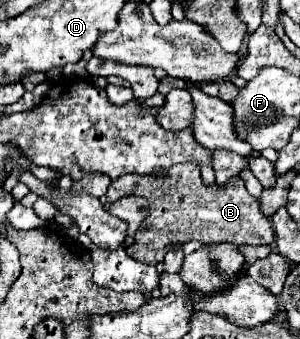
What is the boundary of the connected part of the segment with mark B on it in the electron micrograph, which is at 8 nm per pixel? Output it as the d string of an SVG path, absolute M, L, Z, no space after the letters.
M181 163L179 167L171 167L171 175L163 175L159 179L157 175L125 175L123 179L117 179L111 183L107 191L107 201L117 201L123 195L141 195L147 201L151 201L149 215L145 223L141 223L141 229L135 235L135 243L127 247L127 255L131 255L137 261L157 265L159 257L165 253L165 249L173 243L187 243L187 241L201 241L201 243L235 243L235 245L271 245L275 241L275 231L271 225L271 219L263 215L261 203L257 197L249 195L245 189L243 179L231 179L231 183L225 187L225 191L219 191L217 185L207 187L201 181L199 167L193 163Z

